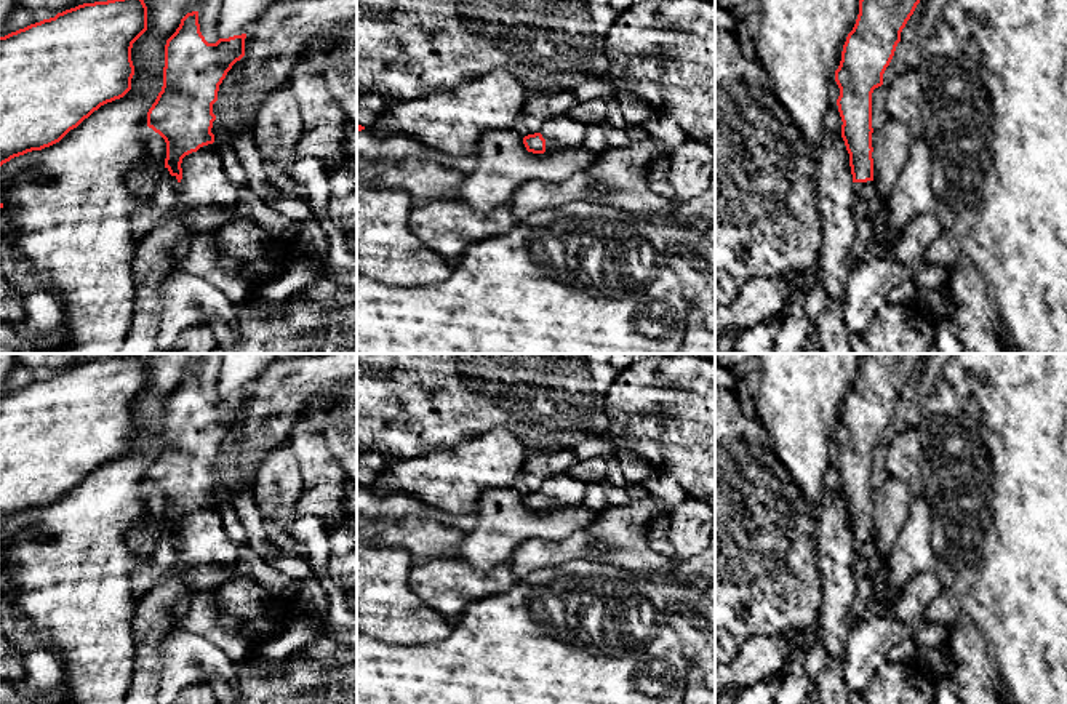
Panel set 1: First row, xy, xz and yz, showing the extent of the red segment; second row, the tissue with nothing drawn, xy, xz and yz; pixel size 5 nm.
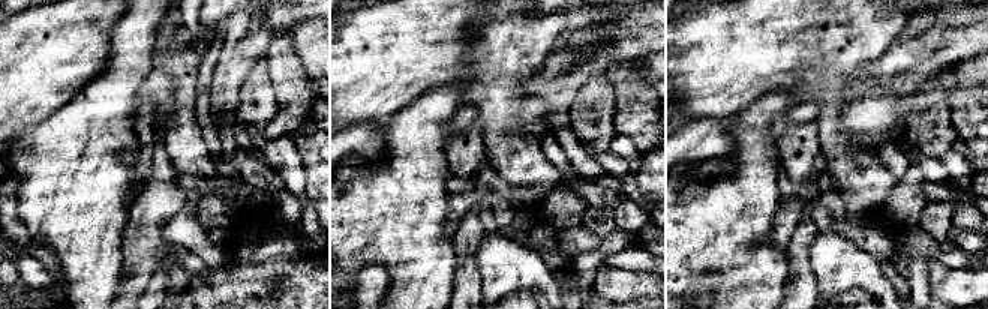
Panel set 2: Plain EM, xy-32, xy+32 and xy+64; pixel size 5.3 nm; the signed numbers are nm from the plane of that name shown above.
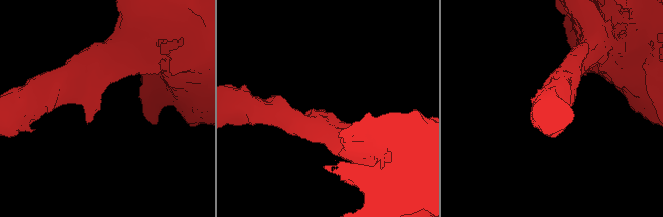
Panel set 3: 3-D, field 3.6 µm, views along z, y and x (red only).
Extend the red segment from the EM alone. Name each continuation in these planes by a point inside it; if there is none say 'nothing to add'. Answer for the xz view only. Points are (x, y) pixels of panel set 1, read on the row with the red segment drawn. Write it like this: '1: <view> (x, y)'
1: xz (562, 132)

